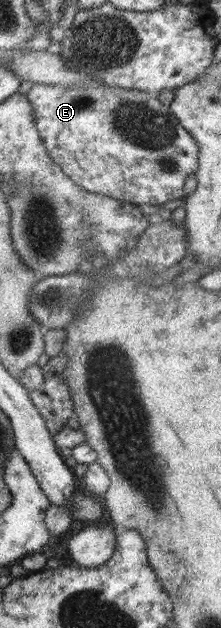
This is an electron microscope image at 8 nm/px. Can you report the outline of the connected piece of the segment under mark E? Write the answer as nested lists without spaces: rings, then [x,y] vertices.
[[[34,84],[26,95],[35,113],[43,146],[80,188],[126,203],[156,207],[185,197],[185,180],[198,169],[199,145],[158,98],[135,89],[117,94],[111,87],[105,86],[63,88],[48,84]]]

